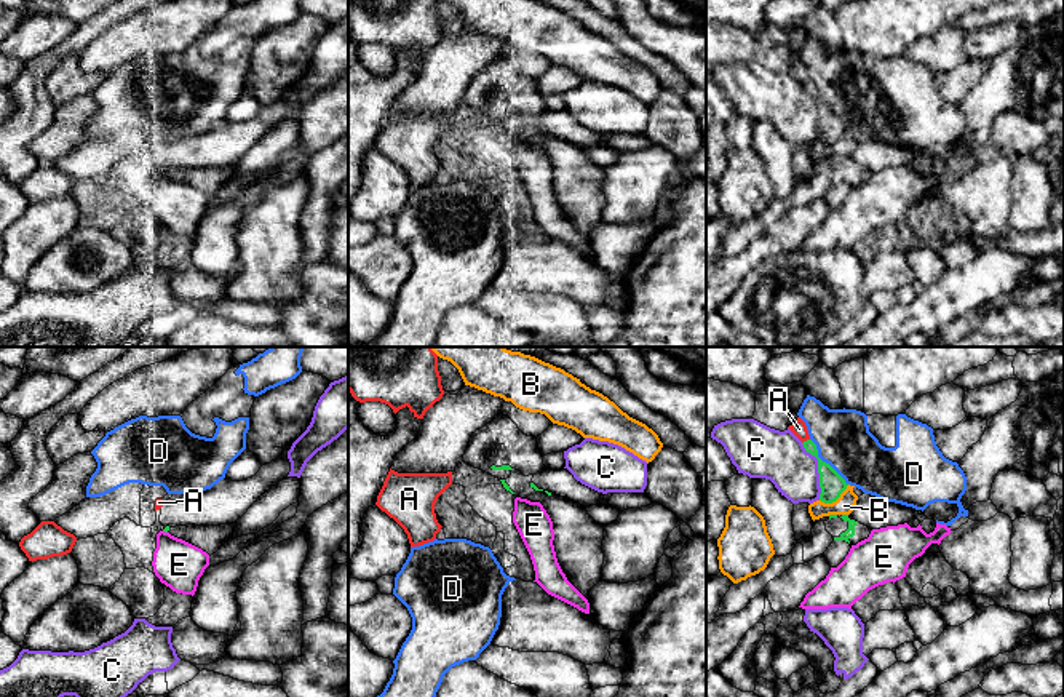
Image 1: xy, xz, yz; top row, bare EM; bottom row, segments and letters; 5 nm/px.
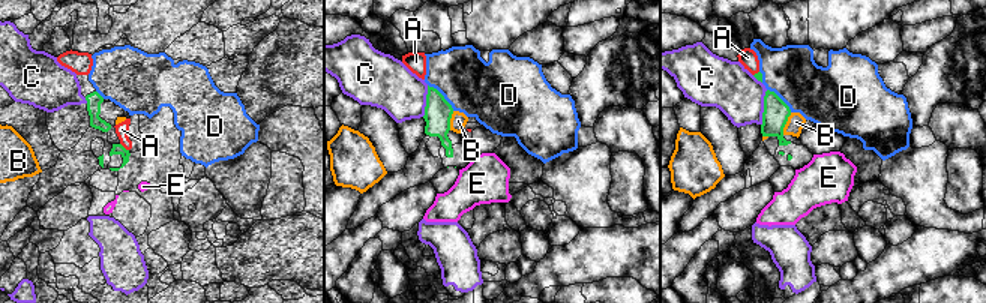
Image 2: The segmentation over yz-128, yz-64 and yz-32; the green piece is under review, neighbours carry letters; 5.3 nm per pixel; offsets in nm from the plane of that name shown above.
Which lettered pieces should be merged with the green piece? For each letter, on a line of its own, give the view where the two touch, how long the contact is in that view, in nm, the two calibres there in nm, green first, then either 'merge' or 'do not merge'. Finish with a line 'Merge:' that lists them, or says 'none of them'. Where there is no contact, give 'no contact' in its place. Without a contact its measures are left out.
A: meets green in yz; contact 50 nm long; 120 nm thick on the green side, 80 nm on the other; do not merge
B: meets green in yz; contact 170 nm long; 120 nm thick on the green side, 100 nm on the other; do not merge
C: meets green in yz; contact 300 nm long; 120 nm thick on the green side, 260 nm on the other; do not merge
D: meets green in yz; contact 300 nm long; 120 nm thick on the green side, 280 nm on the other; do not merge
E: meets green in xy; contact 30 nm long; 20 nm thick on the green side, 240 nm on the other; do not merge
Merge: none of them

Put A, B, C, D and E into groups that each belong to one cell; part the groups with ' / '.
A / B / C / D / E

